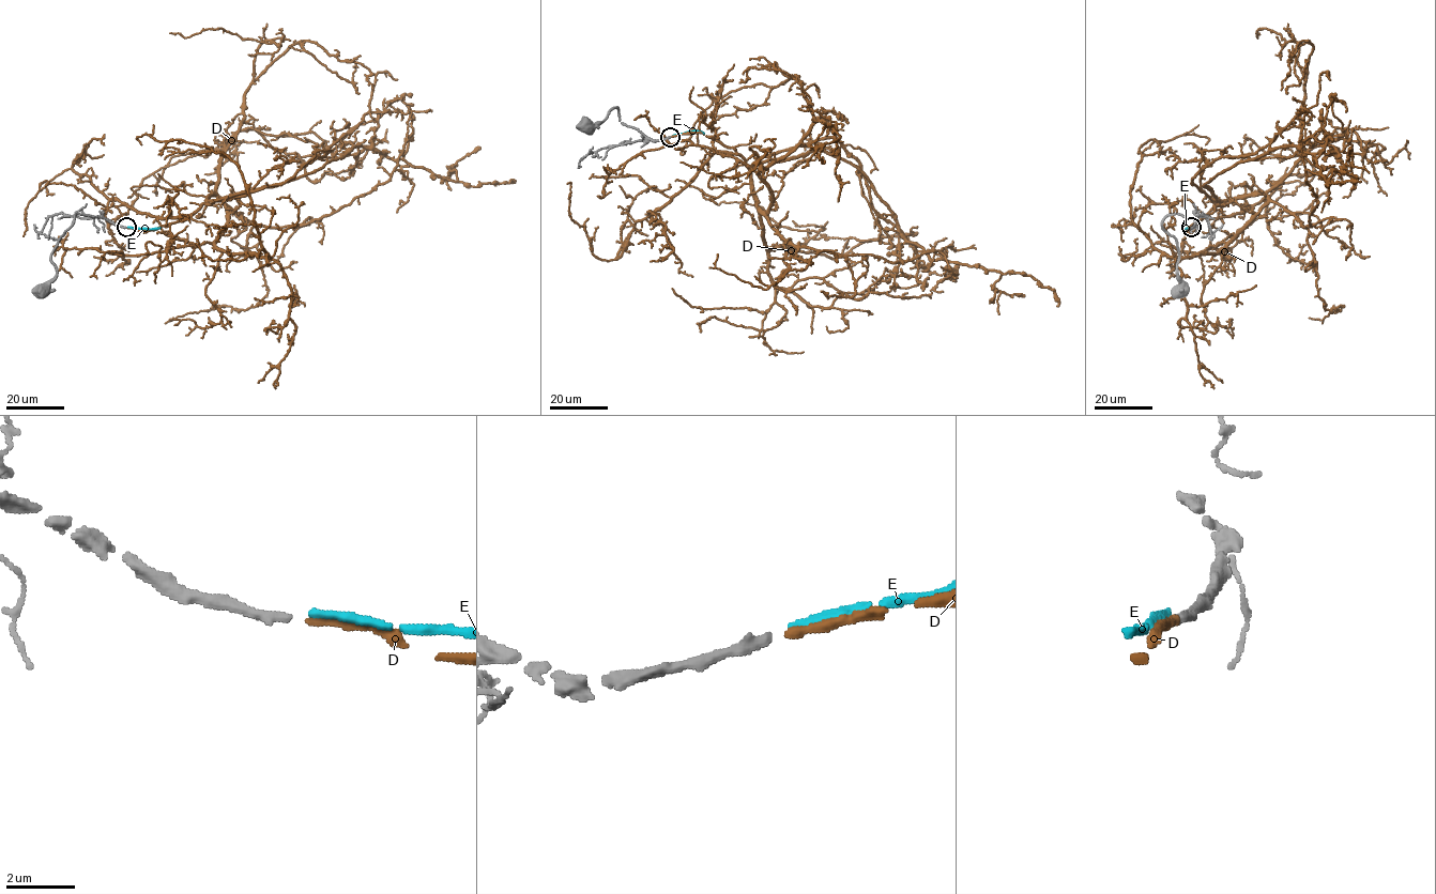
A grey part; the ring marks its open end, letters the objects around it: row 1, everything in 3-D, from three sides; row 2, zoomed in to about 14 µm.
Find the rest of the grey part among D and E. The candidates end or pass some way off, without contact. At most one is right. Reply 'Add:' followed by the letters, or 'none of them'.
Add: D

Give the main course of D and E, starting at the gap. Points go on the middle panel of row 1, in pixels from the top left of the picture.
D: (671, 137), (733, 148), (765, 213), (759, 172), (812, 123), (798, 76), (715, 98), (686, 151)
E: (672, 136), (692, 130), (703, 133)

